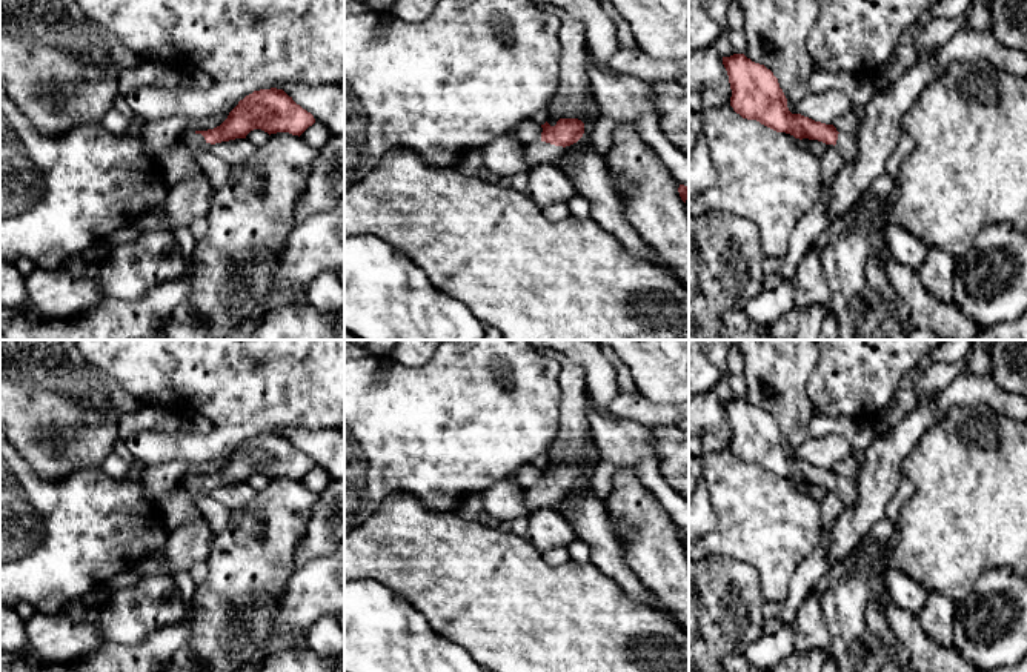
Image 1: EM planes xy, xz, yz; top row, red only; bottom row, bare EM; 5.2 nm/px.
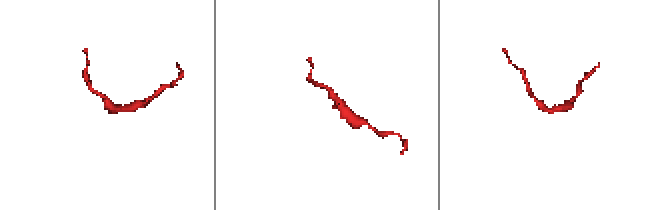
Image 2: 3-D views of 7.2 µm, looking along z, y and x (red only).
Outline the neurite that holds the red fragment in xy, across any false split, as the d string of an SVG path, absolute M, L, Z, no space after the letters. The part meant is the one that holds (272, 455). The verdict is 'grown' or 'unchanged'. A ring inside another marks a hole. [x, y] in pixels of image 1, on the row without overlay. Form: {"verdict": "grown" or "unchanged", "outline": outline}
{"verdict": "grown", "outline": "M260 434L240 444L220 471L188 477L184 491L195 504L198 492L211 494L215 487L246 483L254 474L261 474L269 480L289 477L300 481L314 467L314 460L297 449L283 434Z"}

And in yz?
{"verdict": "grown", "outline": "M744 398L723 401L732 434L730 451L747 464L793 480L795 483L818 484L833 489L844 509L858 501L856 480L838 477L833 469L815 466L801 458L792 458L778 423L764 409L755 408Z"}

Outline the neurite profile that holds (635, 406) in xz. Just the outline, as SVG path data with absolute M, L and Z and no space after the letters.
M641 392L618 394L610 403L610 415L627 421L635 421L647 427L676 426L689 420L689 401L656 403Z

